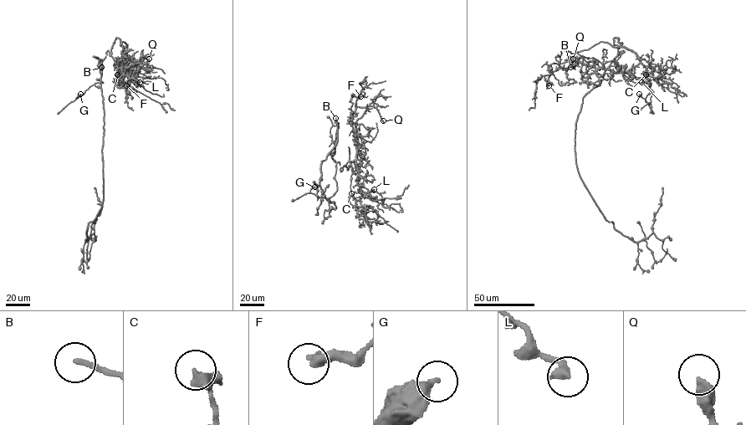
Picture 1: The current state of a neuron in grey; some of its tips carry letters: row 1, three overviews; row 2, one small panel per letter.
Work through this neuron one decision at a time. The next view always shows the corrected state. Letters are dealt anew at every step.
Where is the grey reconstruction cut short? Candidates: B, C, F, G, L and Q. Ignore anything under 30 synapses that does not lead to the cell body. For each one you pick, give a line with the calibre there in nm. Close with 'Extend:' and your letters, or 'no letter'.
Extend: no letter

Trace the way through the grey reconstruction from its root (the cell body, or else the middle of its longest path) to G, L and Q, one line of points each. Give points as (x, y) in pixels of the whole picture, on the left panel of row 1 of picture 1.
G: (103, 100), (98, 66), (101, 59), (100, 80), (103, 83), (91, 85), (80, 94)
L: (103, 100), (98, 64), (108, 50), (117, 68), (123, 67), (125, 71), (126, 64), (129, 73), (140, 82)
Q: (103, 100), (98, 64), (108, 50), (122, 73), (118, 62), (118, 68), (126, 68), (149, 58)

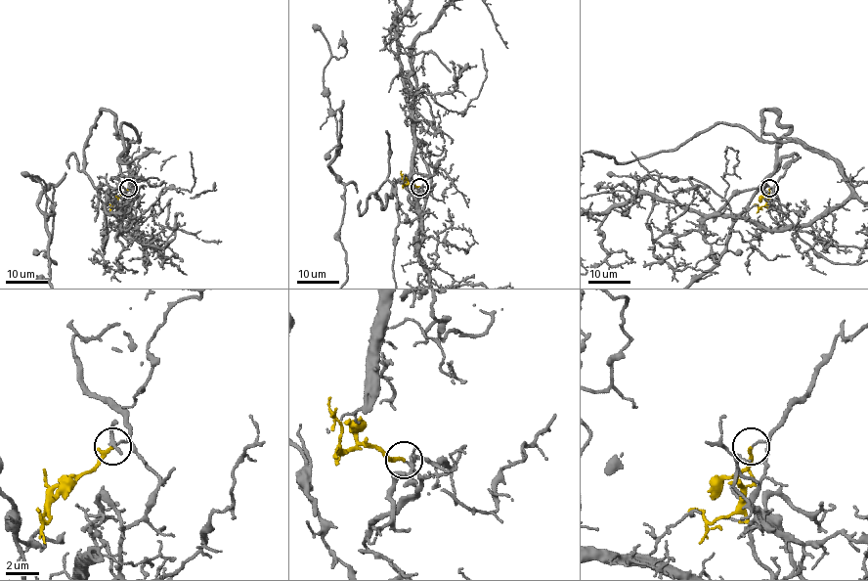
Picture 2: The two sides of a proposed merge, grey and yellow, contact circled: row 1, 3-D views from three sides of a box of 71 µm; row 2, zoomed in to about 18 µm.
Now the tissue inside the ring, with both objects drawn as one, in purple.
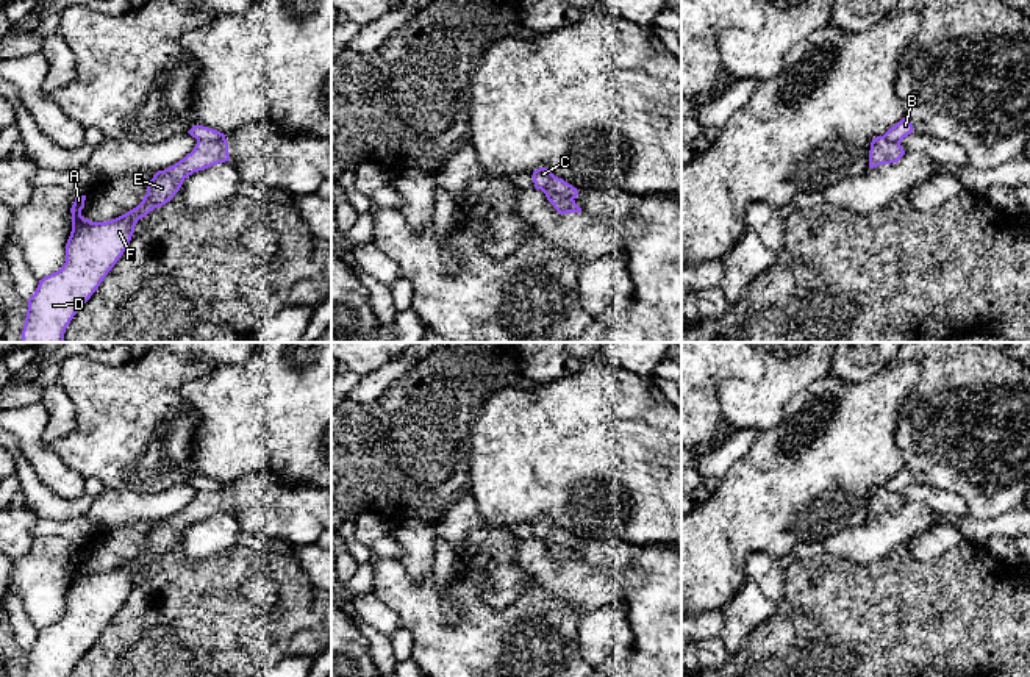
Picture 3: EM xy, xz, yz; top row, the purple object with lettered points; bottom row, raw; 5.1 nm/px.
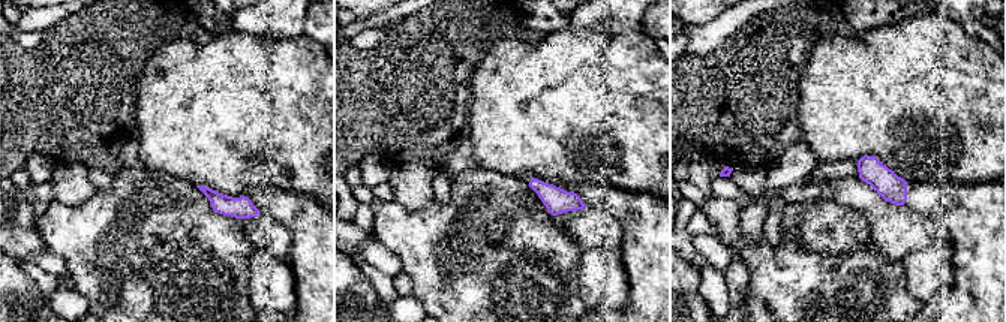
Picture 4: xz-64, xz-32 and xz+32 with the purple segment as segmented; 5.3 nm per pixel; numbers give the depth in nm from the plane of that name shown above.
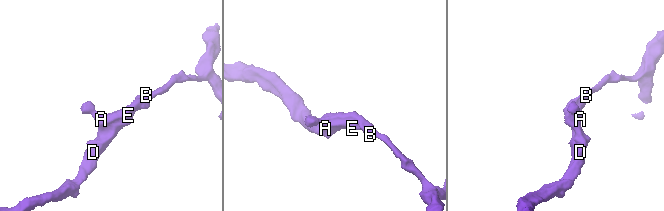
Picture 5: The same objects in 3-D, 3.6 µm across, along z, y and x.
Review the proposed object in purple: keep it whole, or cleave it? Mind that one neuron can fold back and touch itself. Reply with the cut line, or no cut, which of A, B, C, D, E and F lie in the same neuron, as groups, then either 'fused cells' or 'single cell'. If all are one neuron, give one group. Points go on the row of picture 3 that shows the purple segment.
xy (224, 136), (197, 141) | A C D E F / B | fused cells

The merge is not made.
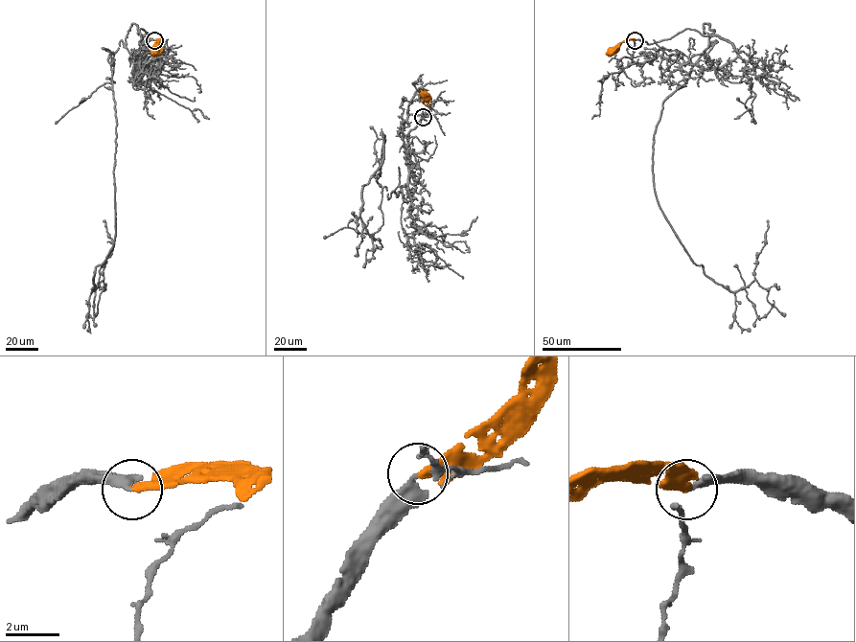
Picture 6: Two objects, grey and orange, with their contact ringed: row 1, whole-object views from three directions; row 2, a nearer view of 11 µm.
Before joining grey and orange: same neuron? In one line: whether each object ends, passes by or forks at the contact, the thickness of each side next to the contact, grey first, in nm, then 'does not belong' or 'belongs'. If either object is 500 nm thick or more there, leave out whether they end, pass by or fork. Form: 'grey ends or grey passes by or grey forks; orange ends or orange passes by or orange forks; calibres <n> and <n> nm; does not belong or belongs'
grey ends; orange ends; calibres 300 and 280 nm; belongs

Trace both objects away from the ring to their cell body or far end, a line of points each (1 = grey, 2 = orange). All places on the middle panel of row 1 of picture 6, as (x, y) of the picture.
1: (423, 117), (407, 138), (411, 198), (377, 180), (381, 135), (362, 190), (371, 249)
2: (423, 117), (429, 108), (424, 103), (425, 94)

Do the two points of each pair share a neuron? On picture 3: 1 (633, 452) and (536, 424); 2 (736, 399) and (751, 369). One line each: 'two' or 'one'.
1: one
2: two

